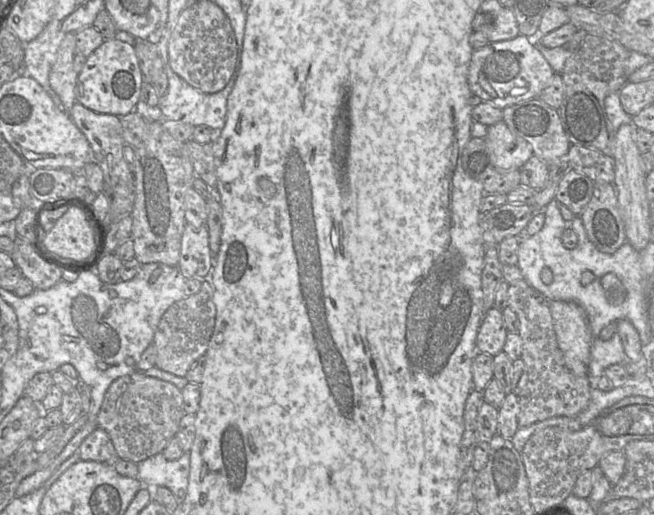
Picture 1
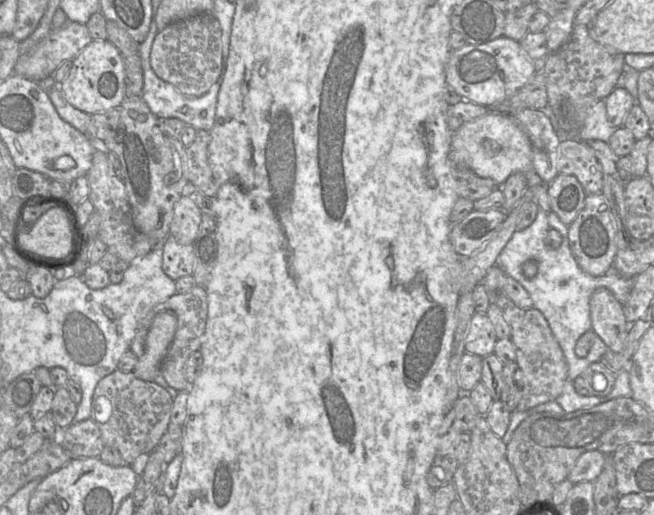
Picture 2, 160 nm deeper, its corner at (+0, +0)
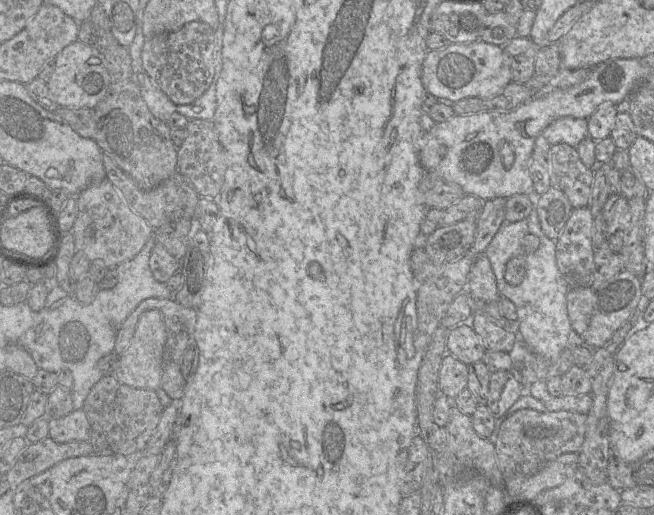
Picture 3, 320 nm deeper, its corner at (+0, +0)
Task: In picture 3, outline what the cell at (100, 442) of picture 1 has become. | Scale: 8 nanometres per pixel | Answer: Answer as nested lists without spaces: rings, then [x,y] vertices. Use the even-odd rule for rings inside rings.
[[[83,409],[73,410],[62,418],[49,418],[49,437],[57,443],[87,441],[91,422]]]

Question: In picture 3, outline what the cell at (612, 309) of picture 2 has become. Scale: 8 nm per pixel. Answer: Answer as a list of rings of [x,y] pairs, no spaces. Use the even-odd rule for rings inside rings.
[[[589,286],[570,288],[566,295],[566,301],[572,330],[583,334],[589,326],[597,301],[595,289]]]

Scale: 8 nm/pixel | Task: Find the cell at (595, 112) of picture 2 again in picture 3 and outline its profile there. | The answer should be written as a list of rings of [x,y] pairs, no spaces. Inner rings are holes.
[[[561,117],[549,124],[541,134],[551,145],[566,143],[576,147],[589,137],[588,121],[586,118]]]

